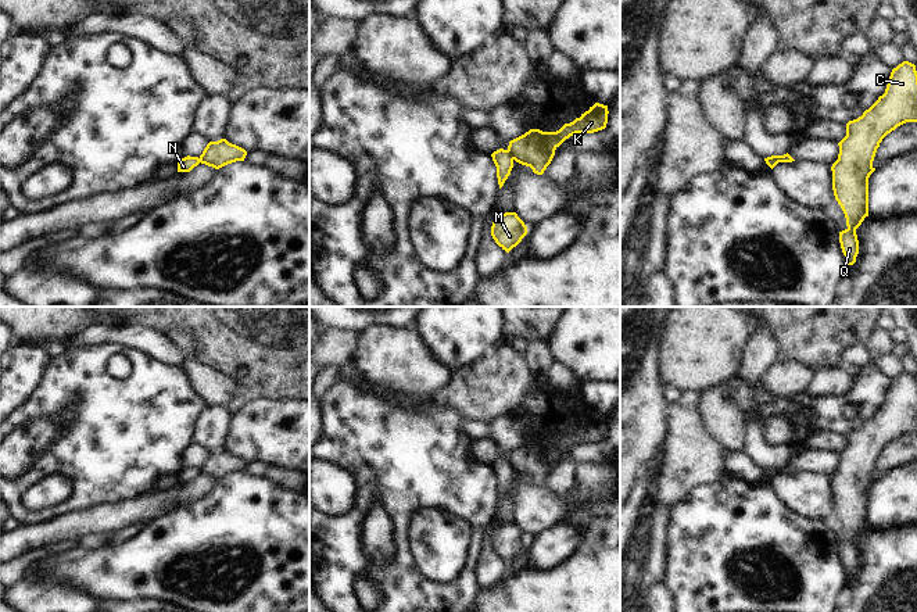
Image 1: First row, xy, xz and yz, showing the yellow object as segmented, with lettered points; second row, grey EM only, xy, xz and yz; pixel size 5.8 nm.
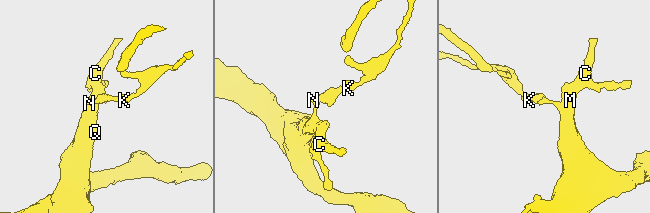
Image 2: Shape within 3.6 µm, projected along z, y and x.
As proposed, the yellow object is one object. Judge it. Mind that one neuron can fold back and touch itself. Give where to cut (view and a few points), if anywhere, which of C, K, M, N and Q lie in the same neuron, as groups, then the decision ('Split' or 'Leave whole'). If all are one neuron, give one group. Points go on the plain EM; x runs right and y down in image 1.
Split along xz (507, 461), (512, 471). Groups: C M N Q / K. Split.

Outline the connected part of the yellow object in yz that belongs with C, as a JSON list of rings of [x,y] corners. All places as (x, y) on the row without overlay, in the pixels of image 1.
[[[903,372],[892,380],[885,404],[857,430],[846,434],[846,447],[838,454],[838,470],[832,475],[832,501],[841,516],[846,540],[839,554],[846,576],[859,565],[856,540],[868,527],[868,488],[882,450],[906,433],[917,433],[917,382]]]

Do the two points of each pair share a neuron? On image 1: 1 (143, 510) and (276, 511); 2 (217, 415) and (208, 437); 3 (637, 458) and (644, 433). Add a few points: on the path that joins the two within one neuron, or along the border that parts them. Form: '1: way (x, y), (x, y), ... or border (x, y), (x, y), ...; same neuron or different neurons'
1: border (204, 497), (169, 510), (146, 523); different neurons
2: way (214, 421), (211, 432); same neuron
3: way (637, 453), (638, 439); same neuron

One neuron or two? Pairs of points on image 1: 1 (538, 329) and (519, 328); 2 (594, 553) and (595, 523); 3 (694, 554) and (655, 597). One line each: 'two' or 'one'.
1: one
2: one
3: one

